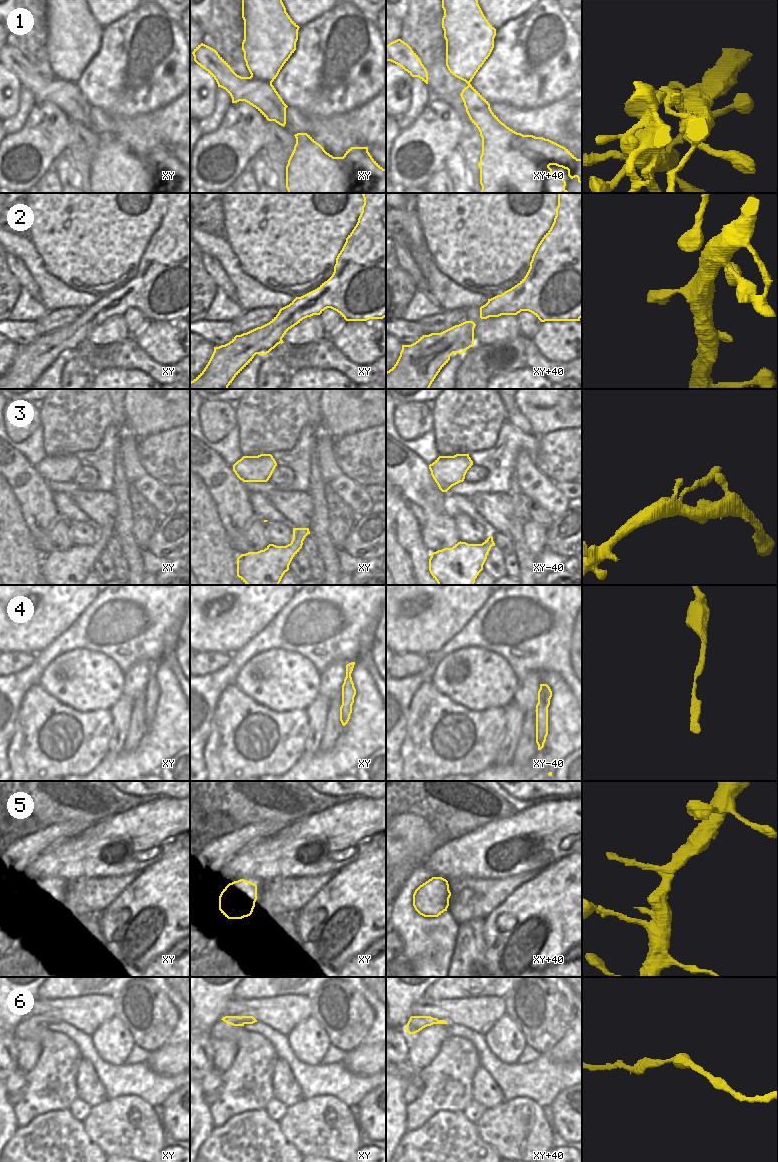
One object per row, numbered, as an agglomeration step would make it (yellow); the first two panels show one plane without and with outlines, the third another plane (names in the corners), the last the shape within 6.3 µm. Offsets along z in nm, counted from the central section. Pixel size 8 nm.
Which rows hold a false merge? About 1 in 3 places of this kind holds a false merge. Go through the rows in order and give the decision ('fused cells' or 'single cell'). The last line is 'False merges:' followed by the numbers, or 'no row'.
1: single cell
2: single cell
3: single cell
4: single cell
5: single cell
6: single cell
False merges: no row

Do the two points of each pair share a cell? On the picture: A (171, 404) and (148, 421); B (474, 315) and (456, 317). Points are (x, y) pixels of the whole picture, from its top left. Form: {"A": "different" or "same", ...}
{"A": "same", "B": "different"}

